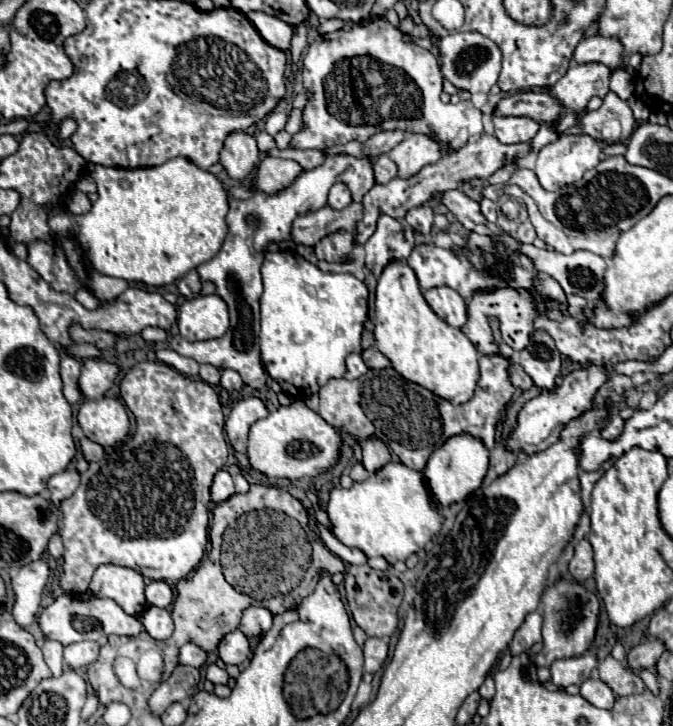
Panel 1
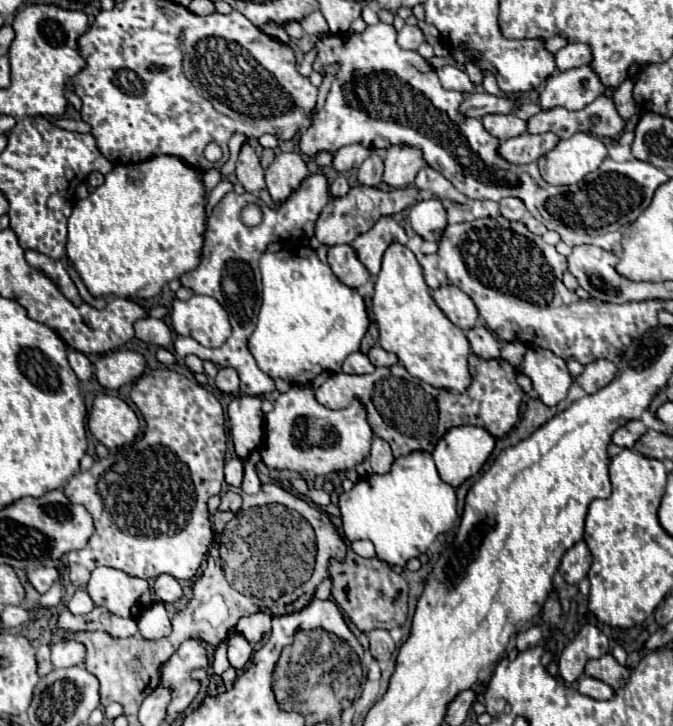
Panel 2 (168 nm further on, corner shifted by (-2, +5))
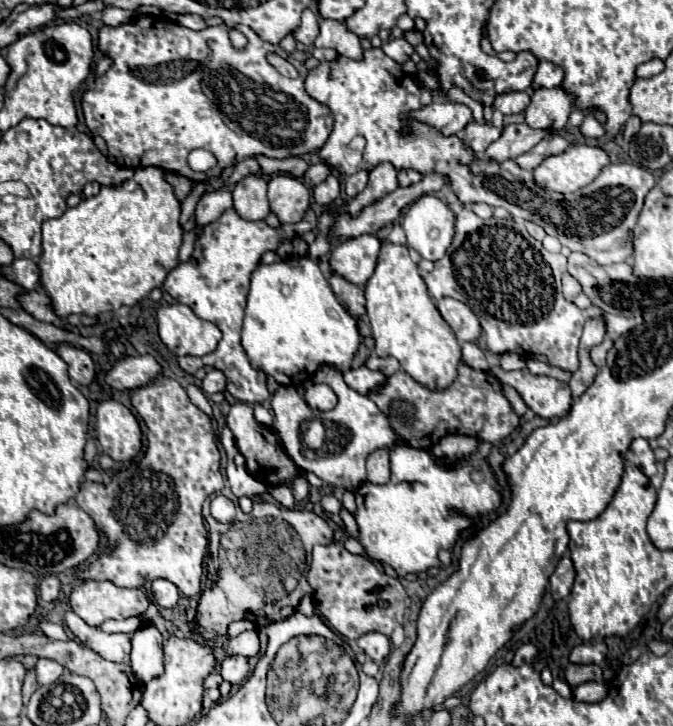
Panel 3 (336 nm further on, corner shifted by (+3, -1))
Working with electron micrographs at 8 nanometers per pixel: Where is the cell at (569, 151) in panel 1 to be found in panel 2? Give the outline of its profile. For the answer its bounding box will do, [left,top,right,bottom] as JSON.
[539,133,607,185]

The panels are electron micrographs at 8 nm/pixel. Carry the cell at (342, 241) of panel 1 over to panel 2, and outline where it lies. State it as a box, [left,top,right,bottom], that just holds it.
[329,245,369,289]

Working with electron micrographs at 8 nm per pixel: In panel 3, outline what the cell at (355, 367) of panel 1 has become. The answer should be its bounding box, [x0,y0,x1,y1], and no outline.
[344,367,386,393]

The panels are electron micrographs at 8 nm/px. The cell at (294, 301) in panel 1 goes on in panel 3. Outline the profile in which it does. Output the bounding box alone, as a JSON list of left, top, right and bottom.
[242,257,360,387]

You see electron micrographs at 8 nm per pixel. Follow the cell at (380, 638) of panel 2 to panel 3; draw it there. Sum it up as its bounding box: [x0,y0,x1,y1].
[358,633,390,663]

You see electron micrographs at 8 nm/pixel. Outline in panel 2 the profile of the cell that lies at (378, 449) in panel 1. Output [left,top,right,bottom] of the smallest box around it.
[369,437,395,473]

